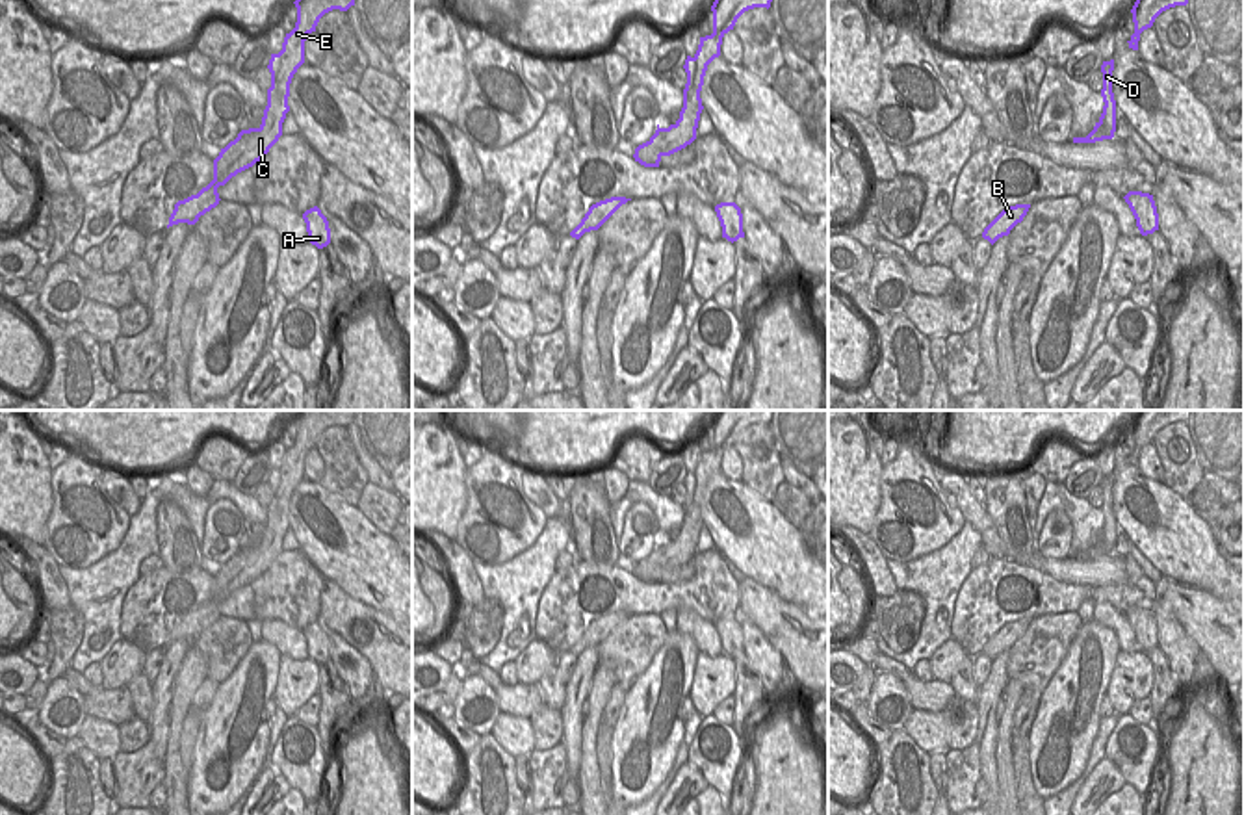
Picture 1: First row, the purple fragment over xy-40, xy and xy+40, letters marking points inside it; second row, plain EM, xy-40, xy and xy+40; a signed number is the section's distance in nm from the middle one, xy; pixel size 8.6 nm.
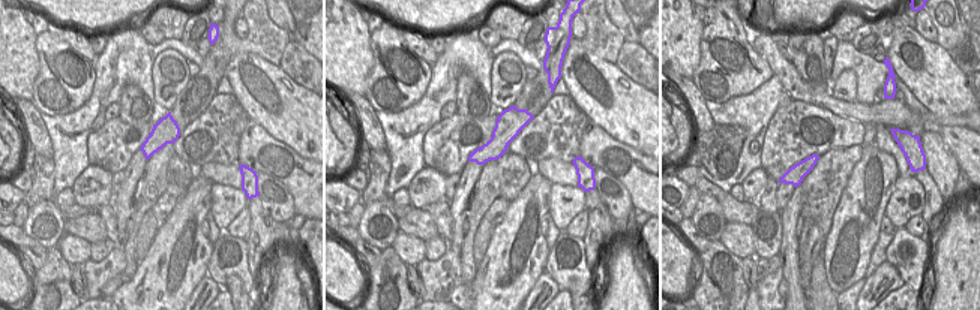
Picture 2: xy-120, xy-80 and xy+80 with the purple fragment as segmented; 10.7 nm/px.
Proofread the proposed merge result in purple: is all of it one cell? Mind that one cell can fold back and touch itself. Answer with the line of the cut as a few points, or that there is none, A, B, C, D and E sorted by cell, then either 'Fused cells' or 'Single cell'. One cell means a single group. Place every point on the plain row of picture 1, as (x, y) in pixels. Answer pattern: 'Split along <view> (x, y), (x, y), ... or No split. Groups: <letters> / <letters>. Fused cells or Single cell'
Split along xy-40 (279, 468), (277, 507), (281, 522), (273, 539). Groups: A D / B C E. Fused cells

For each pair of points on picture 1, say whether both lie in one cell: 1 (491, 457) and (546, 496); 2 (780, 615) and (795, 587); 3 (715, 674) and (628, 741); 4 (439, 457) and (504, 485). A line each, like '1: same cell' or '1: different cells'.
1: different cells
2: different cells
3: different cells
4: different cells

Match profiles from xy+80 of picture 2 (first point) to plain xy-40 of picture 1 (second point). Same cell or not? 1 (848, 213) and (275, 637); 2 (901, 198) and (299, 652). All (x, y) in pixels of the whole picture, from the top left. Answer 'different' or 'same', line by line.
1: different
2: different

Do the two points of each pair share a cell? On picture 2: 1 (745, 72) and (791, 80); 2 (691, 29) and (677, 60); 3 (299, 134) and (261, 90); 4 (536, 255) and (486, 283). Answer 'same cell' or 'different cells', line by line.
1: different cells
2: same cell
3: same cell
4: same cell

